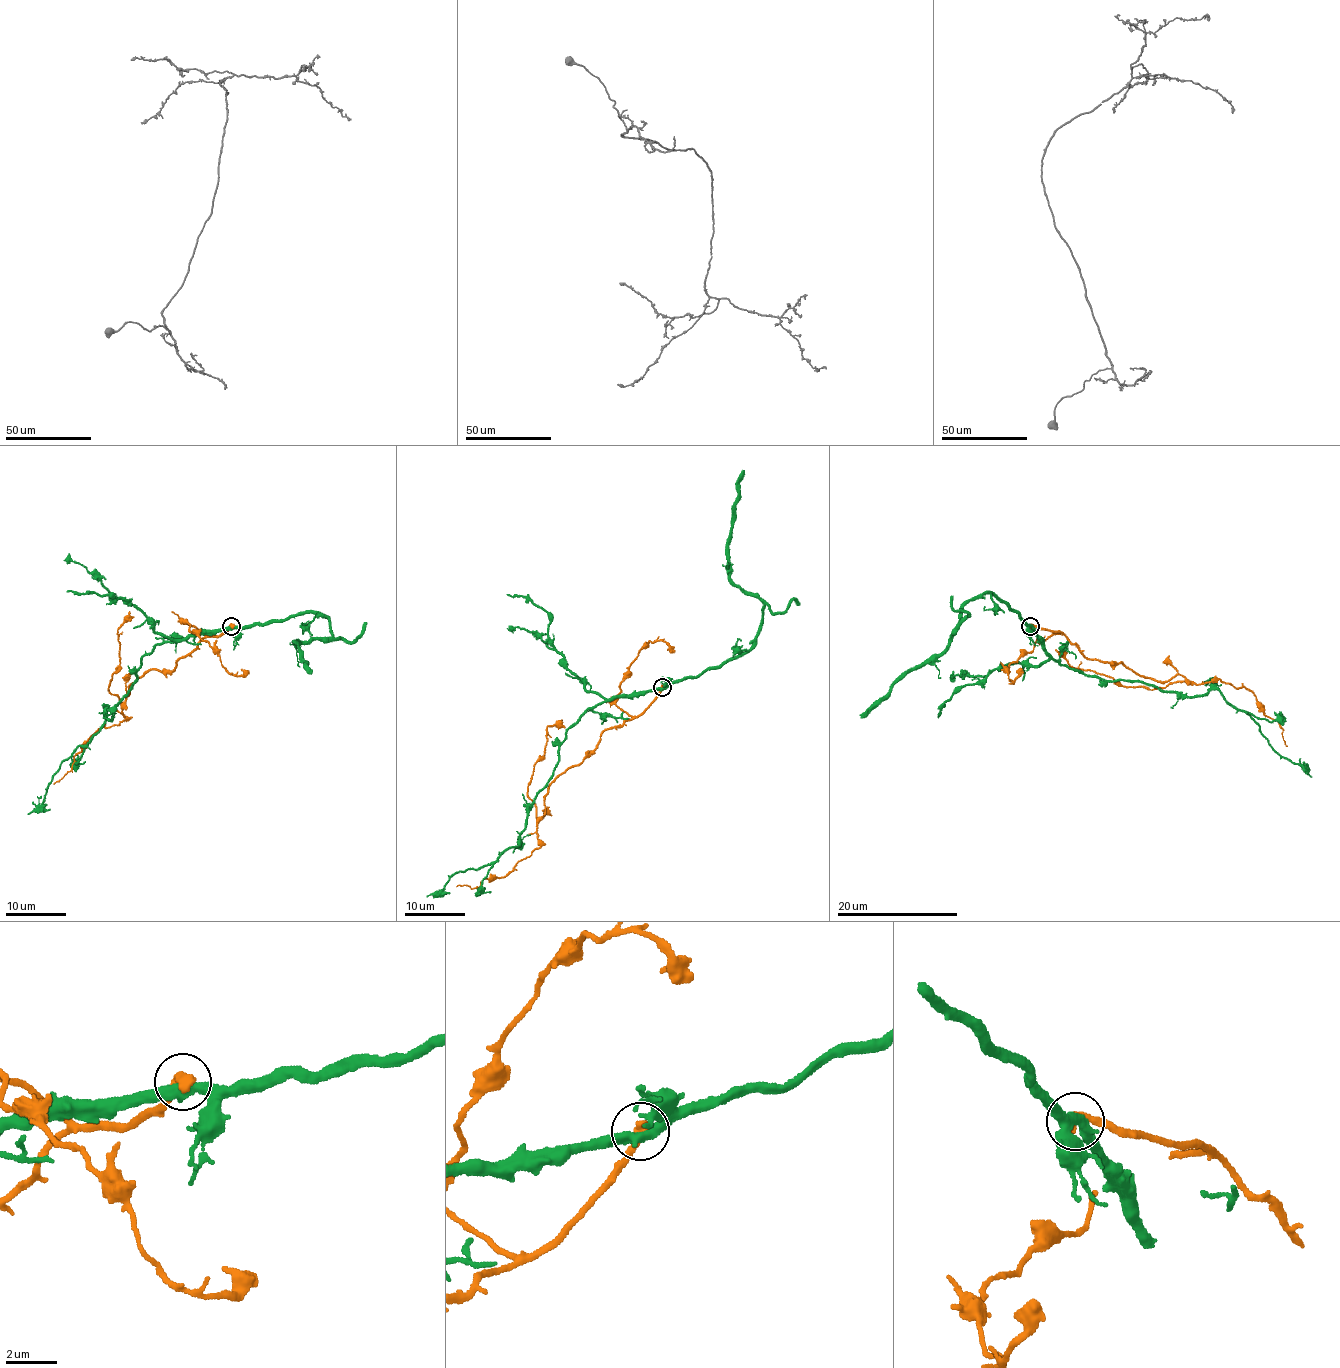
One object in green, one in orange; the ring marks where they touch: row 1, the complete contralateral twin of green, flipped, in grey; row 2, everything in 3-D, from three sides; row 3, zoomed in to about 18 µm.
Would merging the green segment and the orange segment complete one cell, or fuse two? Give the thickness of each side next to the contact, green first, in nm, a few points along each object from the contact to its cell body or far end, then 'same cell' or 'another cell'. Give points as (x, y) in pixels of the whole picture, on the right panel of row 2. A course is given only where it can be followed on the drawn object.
400/440 nm | green via (1031, 626), (1043, 651), (1084, 674), (1197, 696), (1216, 689), (1246, 711), (1276, 752), (1312, 777) | orange via (1030, 626), (1064, 635), (1085, 656), (1120, 662), (1149, 677), (1219, 679), (1251, 691), (1282, 728), (1287, 746) | another cell

